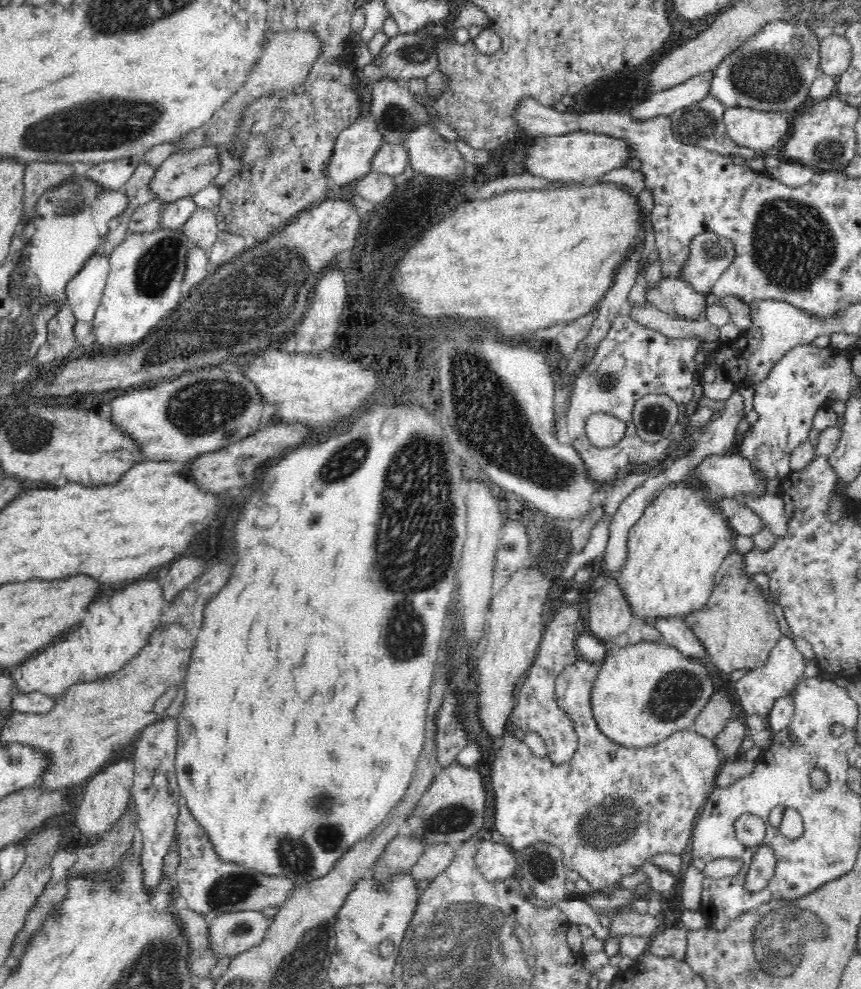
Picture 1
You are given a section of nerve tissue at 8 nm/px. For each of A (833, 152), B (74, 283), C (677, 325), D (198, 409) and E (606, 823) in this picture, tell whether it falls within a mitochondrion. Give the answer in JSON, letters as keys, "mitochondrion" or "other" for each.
{"A":"mitochondrion","B":"other","C":"other","D":"mitochondrion","E":"mitochondrion"}

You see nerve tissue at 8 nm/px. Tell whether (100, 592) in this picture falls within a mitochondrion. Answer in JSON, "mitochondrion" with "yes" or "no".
{"mitochondrion":"no"}

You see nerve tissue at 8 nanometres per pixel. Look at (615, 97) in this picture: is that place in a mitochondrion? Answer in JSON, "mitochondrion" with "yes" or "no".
{"mitochondrion":"no"}

